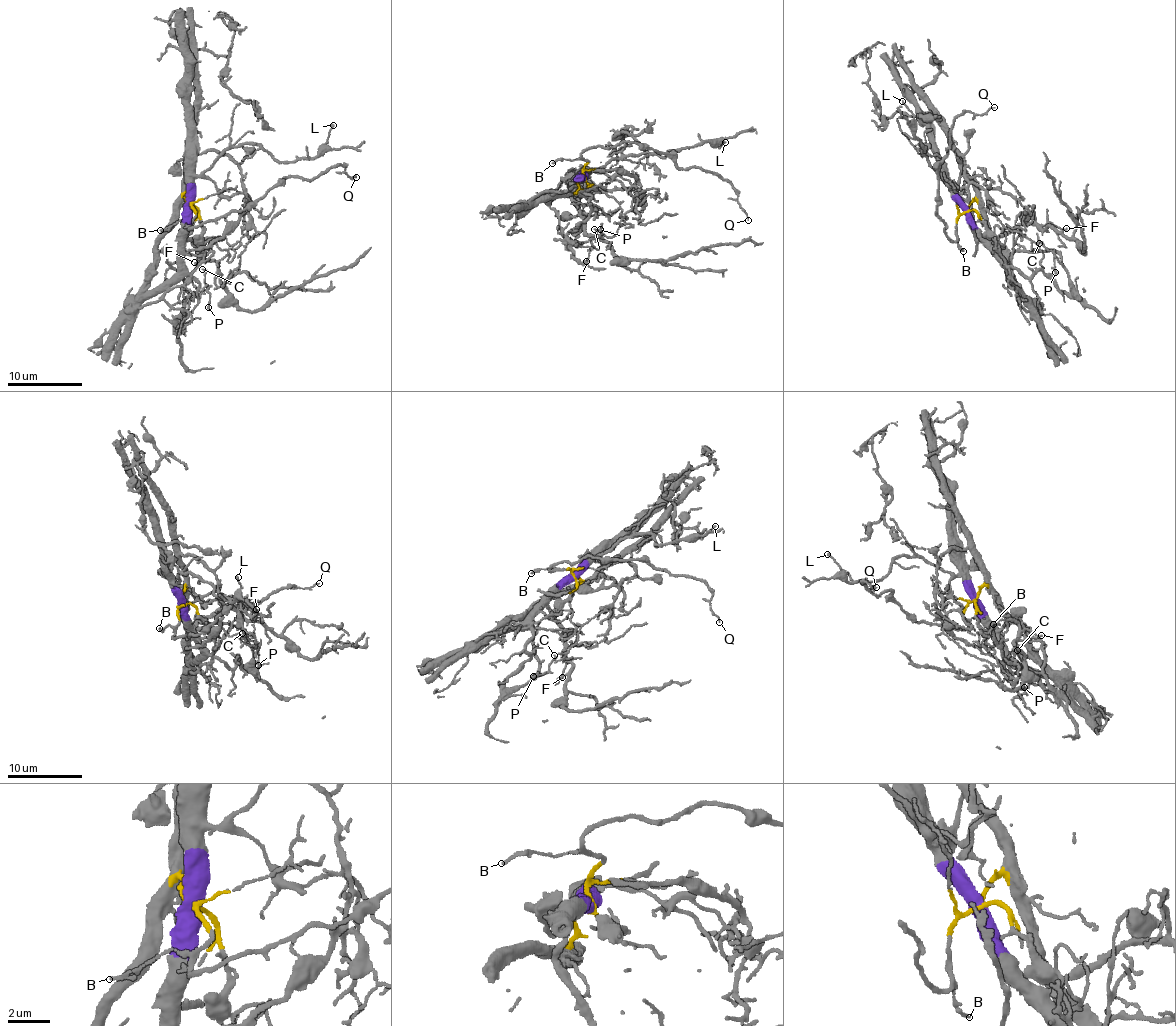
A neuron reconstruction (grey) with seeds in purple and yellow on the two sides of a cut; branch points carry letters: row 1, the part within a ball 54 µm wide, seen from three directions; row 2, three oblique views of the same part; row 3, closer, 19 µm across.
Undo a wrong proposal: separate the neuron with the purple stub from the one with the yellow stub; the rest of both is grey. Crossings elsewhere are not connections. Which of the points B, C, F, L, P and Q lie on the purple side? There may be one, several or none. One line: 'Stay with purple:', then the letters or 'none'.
Stay with purple: F, L

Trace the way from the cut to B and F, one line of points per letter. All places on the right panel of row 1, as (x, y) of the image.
B: (967, 210), (958, 216), (956, 226), (956, 239), (964, 250)
F: (967, 210), (967, 217), (992, 242), (1020, 224), (1052, 223), (1061, 229), (1067, 228)

